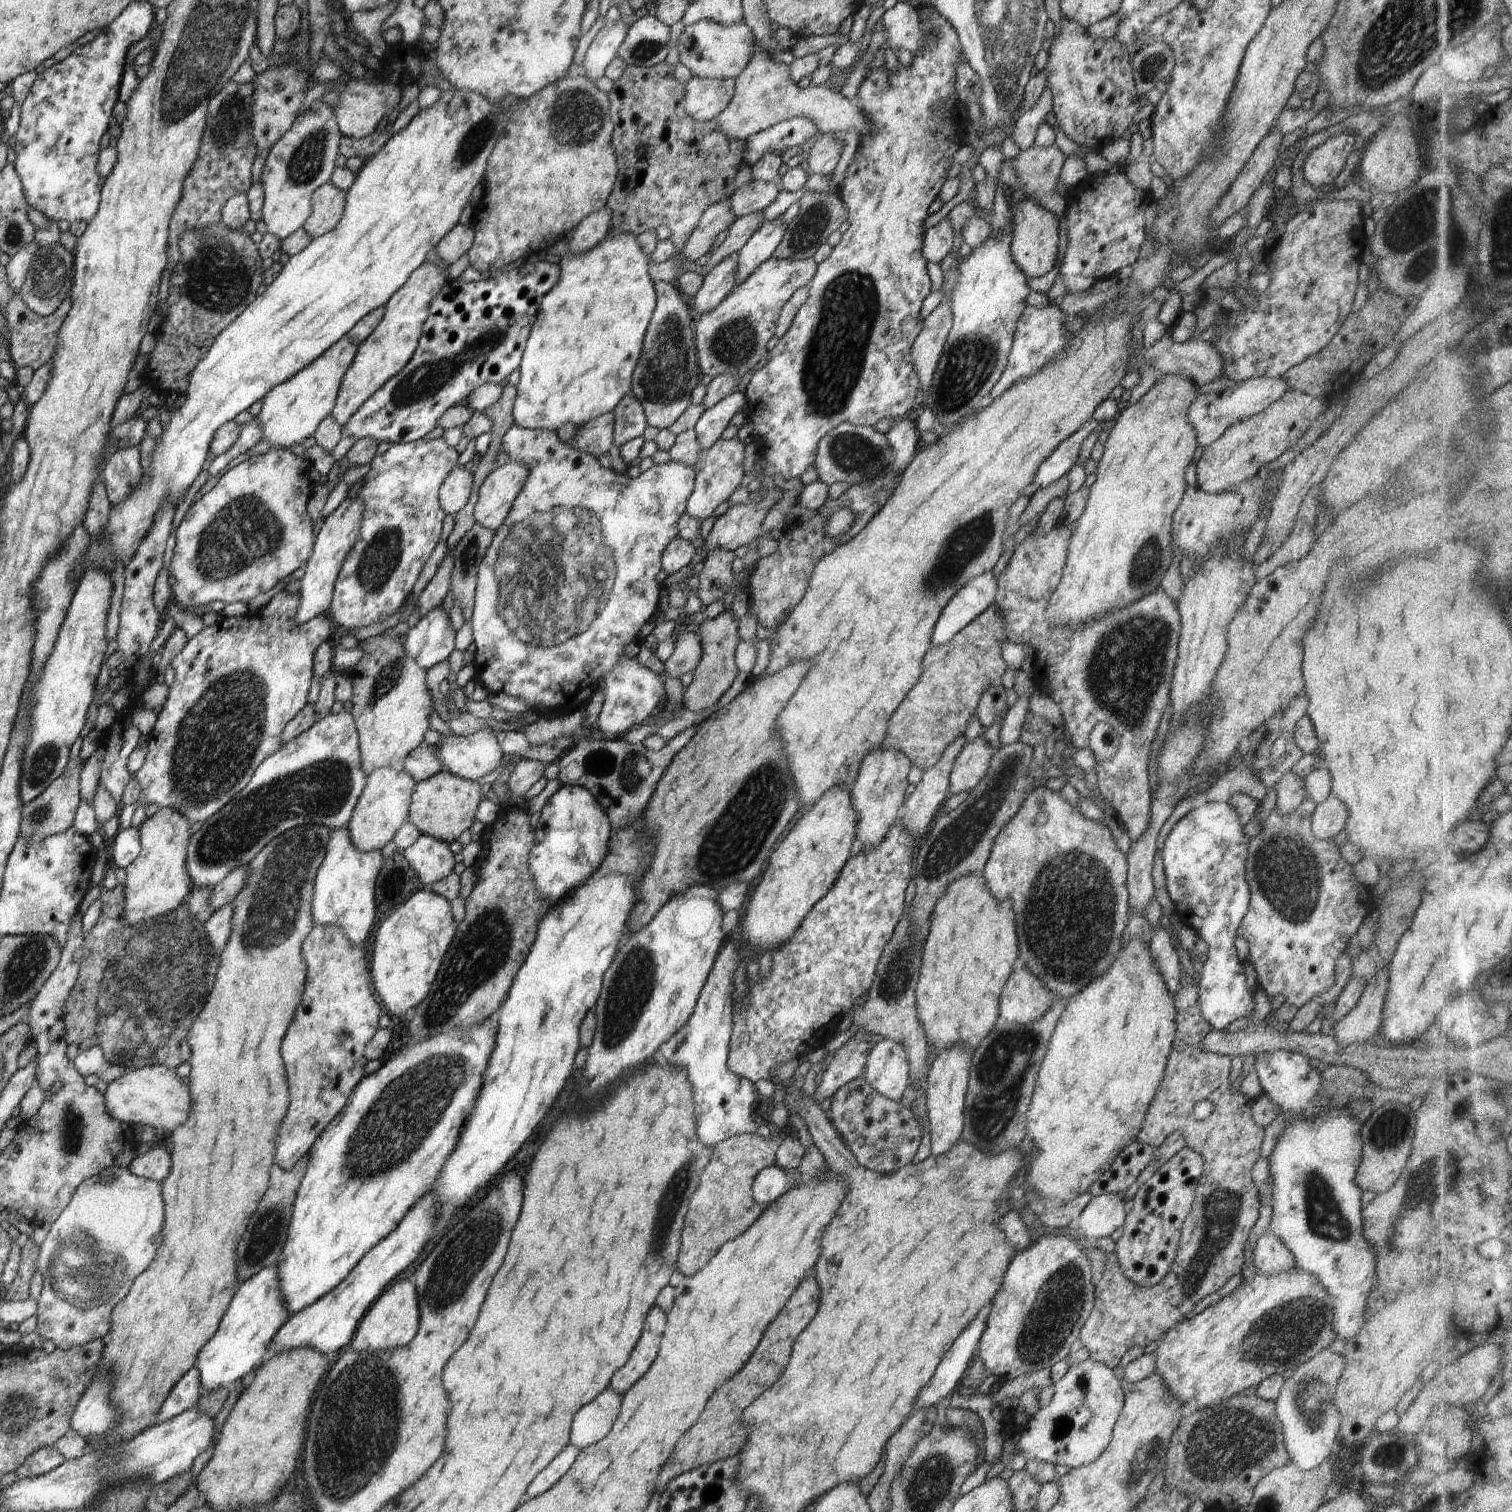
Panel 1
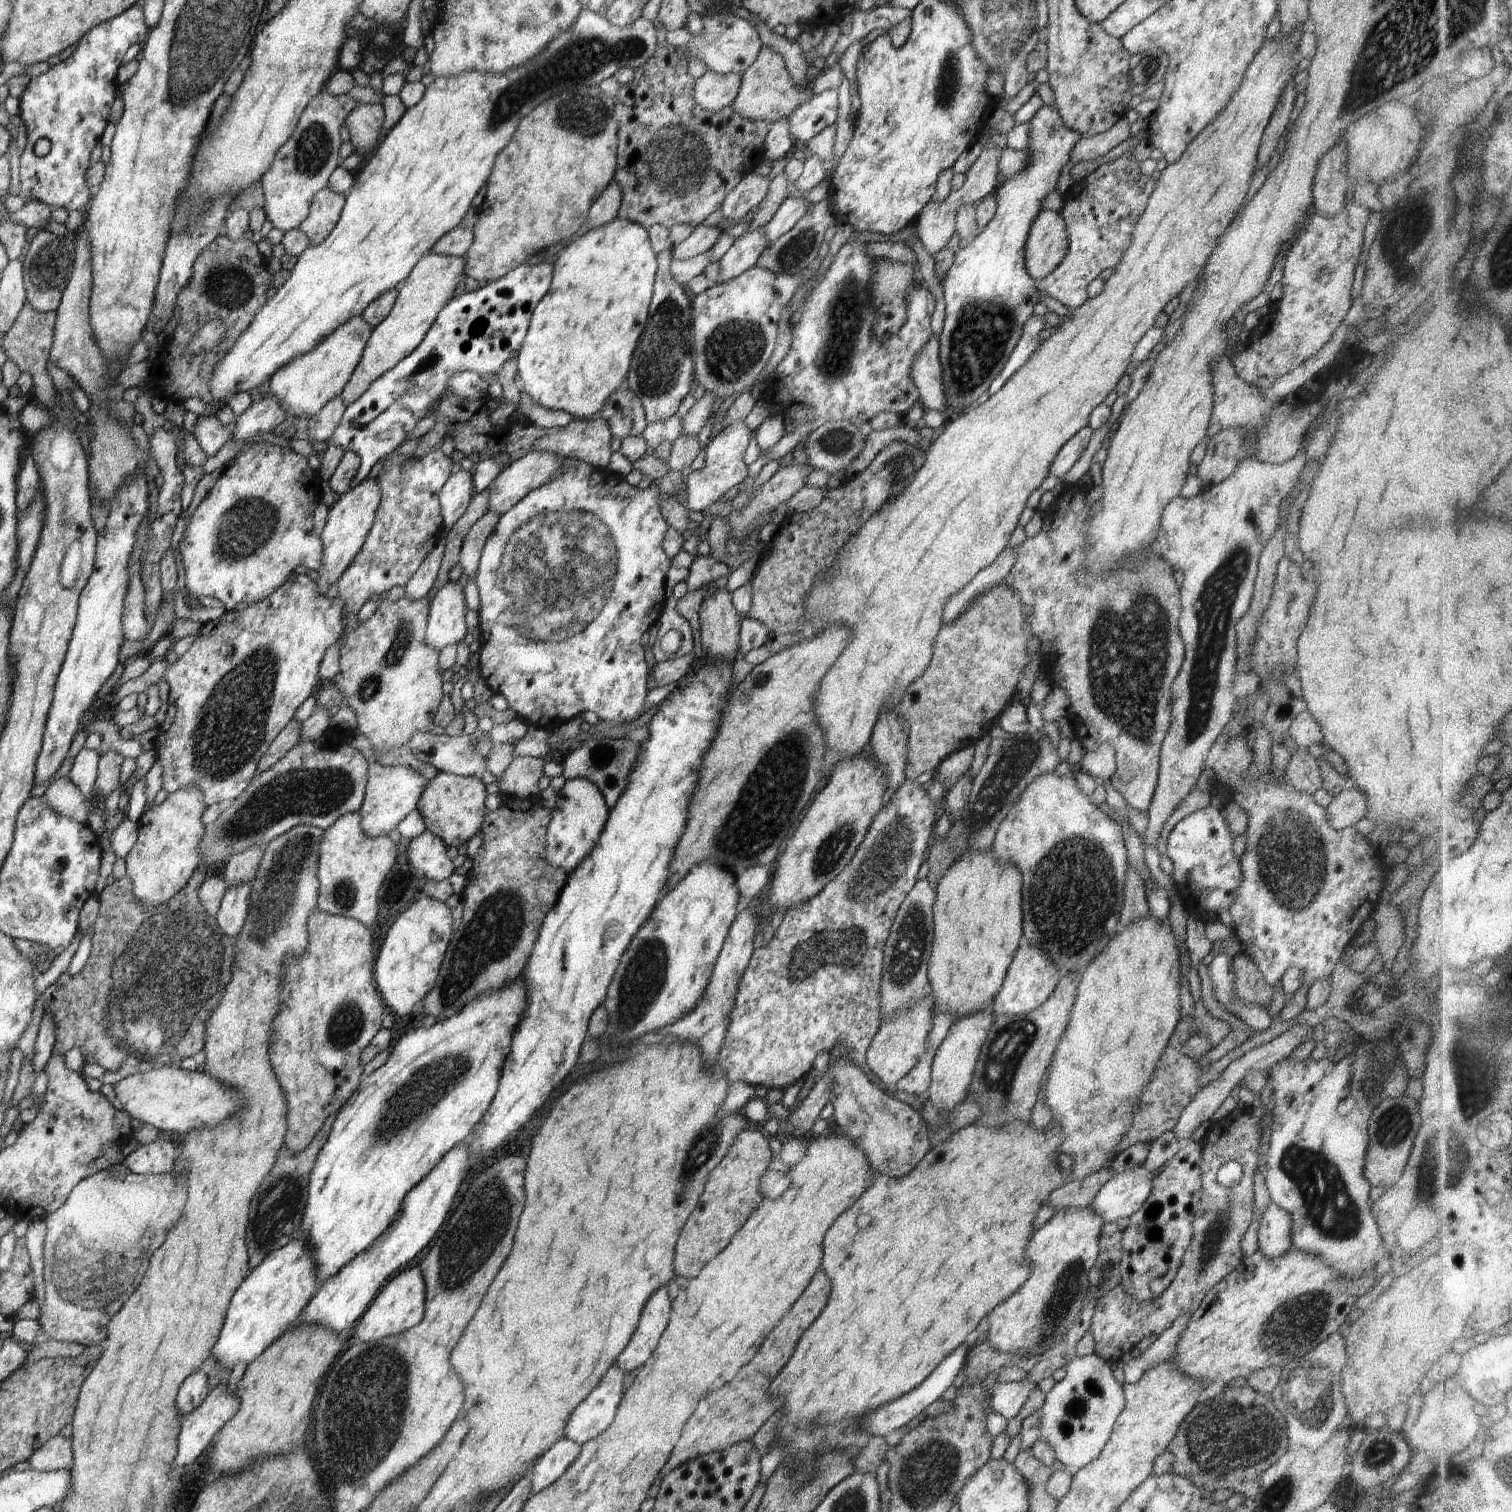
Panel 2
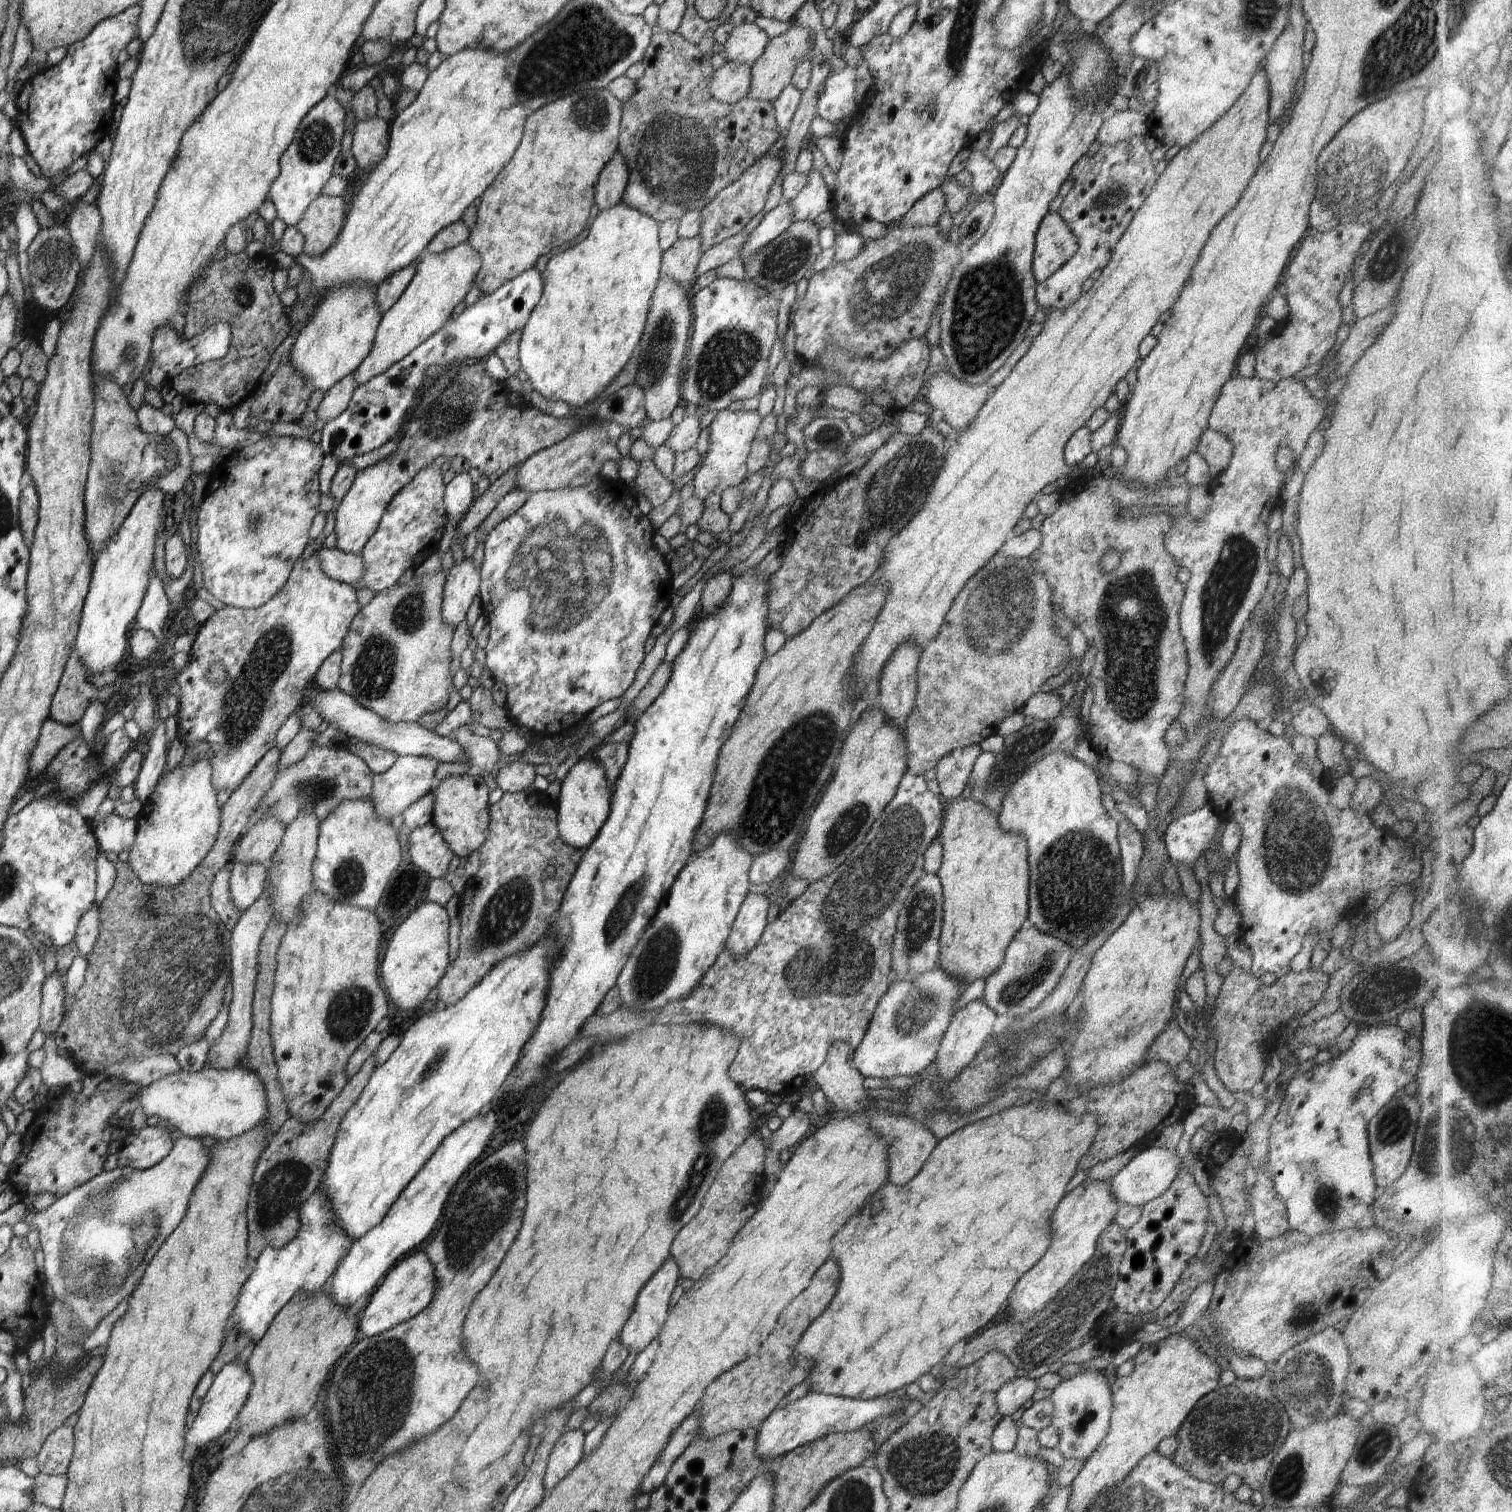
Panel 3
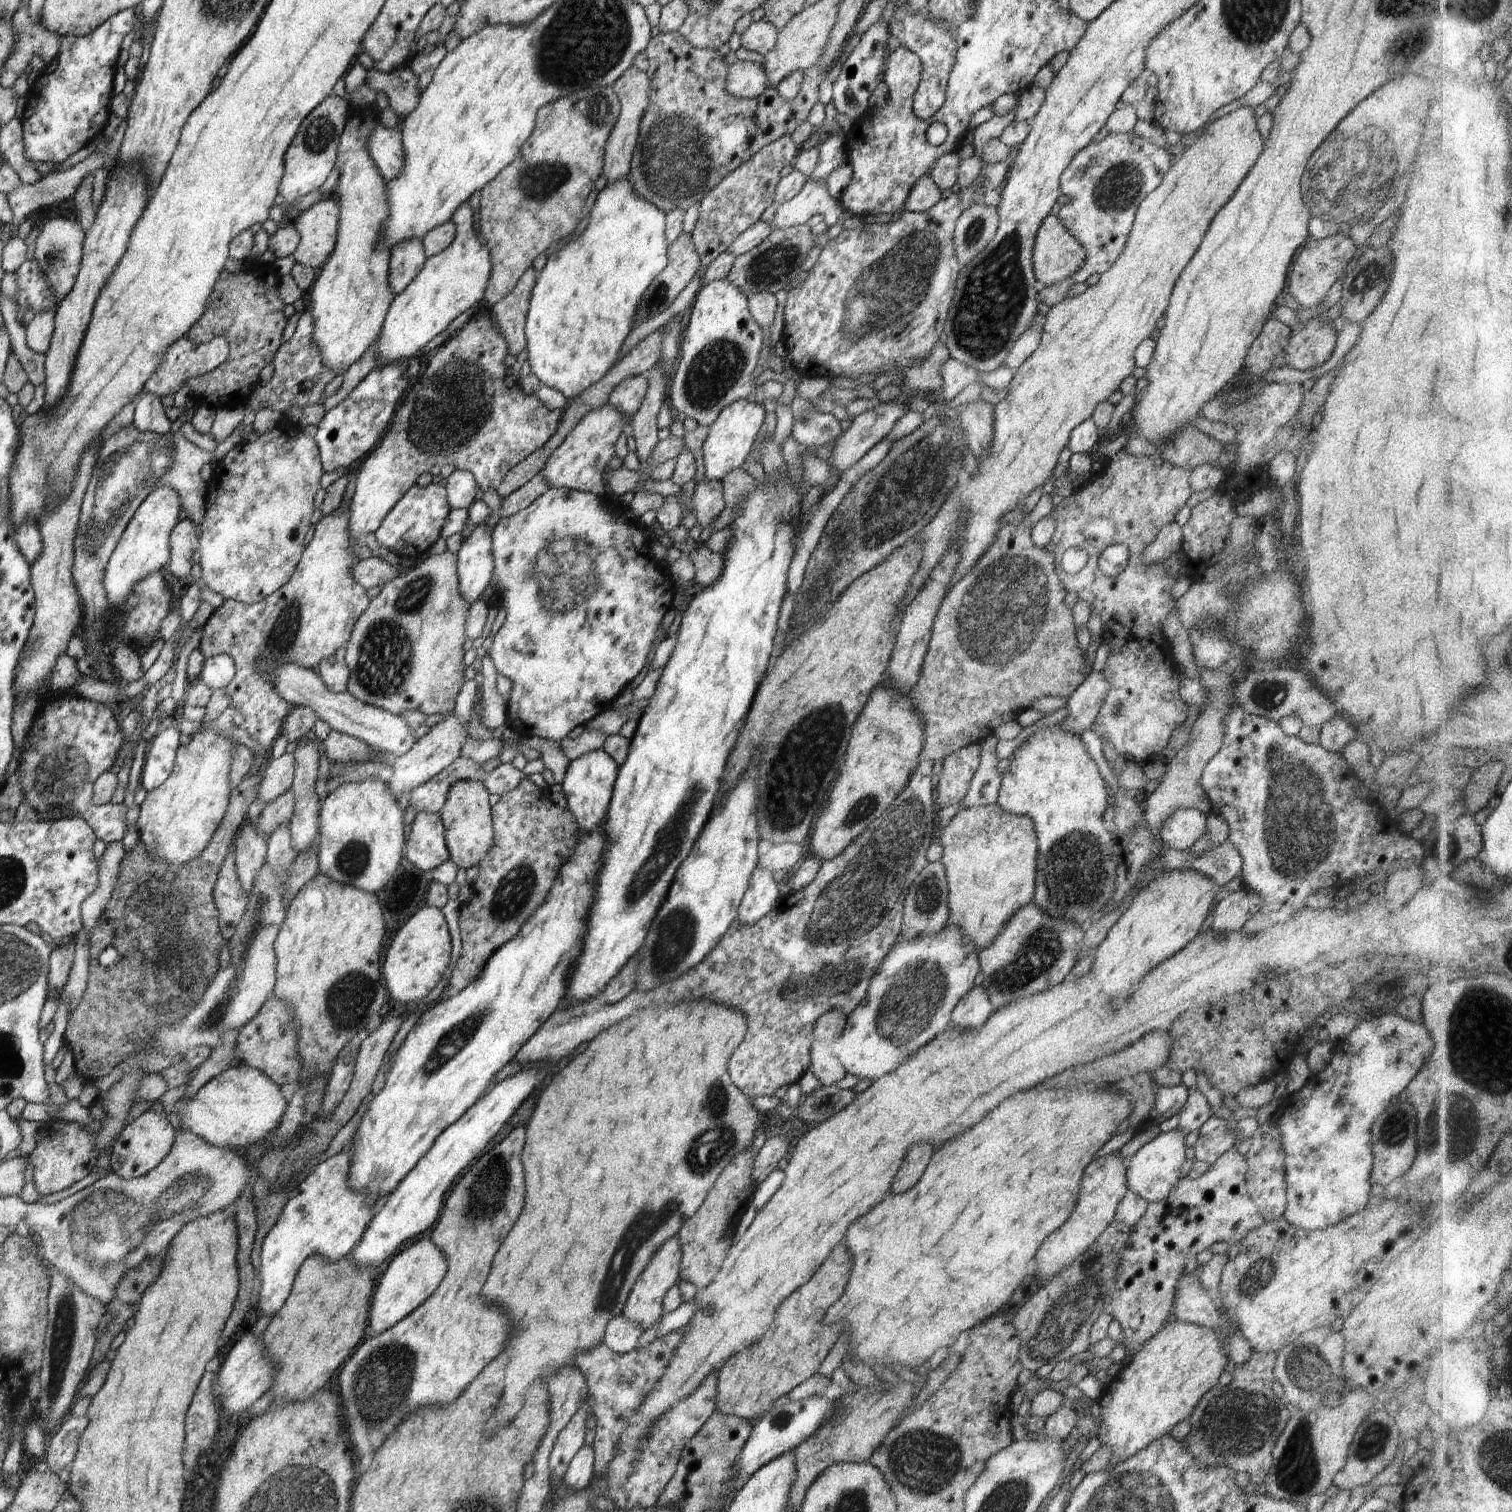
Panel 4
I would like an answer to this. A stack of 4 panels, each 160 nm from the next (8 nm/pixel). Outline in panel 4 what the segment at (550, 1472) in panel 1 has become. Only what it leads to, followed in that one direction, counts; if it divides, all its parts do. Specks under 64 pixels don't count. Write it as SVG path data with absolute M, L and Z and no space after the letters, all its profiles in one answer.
M588 1398L574 1413L570 1422L558 1433L550 1458L549 1467L552 1480L563 1478L568 1470L568 1464L576 1453L584 1446L586 1420L590 1418L591 1410Z

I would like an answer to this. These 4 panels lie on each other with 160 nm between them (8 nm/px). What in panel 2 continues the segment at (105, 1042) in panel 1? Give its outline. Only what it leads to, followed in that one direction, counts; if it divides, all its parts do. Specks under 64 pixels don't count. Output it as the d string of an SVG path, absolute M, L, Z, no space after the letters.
M205 862L199 863L197 869L193 872L190 880L180 892L177 892L170 900L154 905L146 906L144 903L136 900L133 893L132 881L127 877L116 879L113 884L106 885L99 896L99 915L93 924L93 932L91 938L91 953L88 962L84 966L83 971L76 976L70 976L67 972L62 973L60 977L42 993L45 1000L45 1007L48 1008L50 1014L53 1013L56 1025L56 1040L54 1052L62 1055L71 1048L80 1048L85 1063L96 1063L106 1069L116 1071L121 1064L130 1055L133 1057L152 1062L156 1066L180 1066L185 1058L192 1057L196 1052L200 1052L205 1048L204 1044L204 1024L208 1020L208 1016L212 1014L212 1010L216 1010L216 1006L220 1004L222 992L226 988L226 984L230 982L230 970L232 970L232 958L235 955L236 939L229 937L216 922L215 917L211 917L200 902L198 893L205 878L209 876Z

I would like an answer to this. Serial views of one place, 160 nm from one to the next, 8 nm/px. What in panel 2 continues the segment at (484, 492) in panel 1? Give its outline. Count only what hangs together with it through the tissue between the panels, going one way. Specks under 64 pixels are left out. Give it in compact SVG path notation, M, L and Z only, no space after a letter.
M528 451L519 459L516 459L509 467L500 471L497 477L490 483L489 510L490 513L500 513L501 516L508 512L515 504L518 504L529 492L536 491L547 482L550 482L559 474L566 457L550 451Z

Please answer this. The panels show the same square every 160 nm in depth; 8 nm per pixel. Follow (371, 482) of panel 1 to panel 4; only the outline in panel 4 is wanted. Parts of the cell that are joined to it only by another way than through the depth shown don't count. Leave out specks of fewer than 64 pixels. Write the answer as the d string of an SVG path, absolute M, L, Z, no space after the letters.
M431 483L426 488L421 488L415 484L384 517L378 530L375 530L376 540L382 549L391 550L400 558L404 556L417 560L424 548L432 546L440 538L444 519L450 509L445 486Z

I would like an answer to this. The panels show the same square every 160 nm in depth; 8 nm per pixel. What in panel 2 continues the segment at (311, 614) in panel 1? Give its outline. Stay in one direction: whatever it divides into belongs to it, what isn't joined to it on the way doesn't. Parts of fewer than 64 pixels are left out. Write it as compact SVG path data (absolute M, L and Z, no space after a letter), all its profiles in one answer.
M366 478L329 507L327 522L320 535L323 542L323 561L318 571L320 578L316 582L319 593L326 595L330 585L337 582L341 574L352 564L354 557L362 550L380 501L381 488L376 478Z

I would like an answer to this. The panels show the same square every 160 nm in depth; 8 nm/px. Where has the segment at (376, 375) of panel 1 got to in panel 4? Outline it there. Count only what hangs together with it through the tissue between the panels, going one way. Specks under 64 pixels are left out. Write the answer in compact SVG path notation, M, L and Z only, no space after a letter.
M468 201L458 206L450 217L456 234L447 249L427 257L422 270L410 284L394 297L385 316L377 342L377 364L396 364L419 356L419 350L434 336L444 332L462 312L474 304L485 303L484 293L492 274L488 247L480 242L473 228L475 212Z

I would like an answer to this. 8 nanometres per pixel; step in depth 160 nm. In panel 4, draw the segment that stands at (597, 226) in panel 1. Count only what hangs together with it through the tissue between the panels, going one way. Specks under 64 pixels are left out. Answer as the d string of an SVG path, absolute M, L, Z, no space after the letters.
M631 66L612 85L614 92L619 96L621 109L616 124L605 142L602 173L605 174L607 184L621 178L627 178L627 174L630 172L632 153L639 135L641 118L649 103L649 84L650 79L647 77L647 74Z

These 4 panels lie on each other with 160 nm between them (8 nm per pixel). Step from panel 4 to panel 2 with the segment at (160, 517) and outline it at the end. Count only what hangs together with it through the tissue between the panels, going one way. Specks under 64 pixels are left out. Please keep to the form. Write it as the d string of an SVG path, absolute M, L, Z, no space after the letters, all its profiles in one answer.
M142 473L136 476L132 483L123 485L116 492L116 496L109 504L109 515L107 516L104 528L97 534L96 556L93 564L92 574L82 589L79 596L77 608L77 621L74 625L73 635L62 663L57 681L55 682L53 701L50 712L48 713L45 731L43 732L43 743L40 754L36 761L35 784L42 784L52 778L56 771L62 766L62 762L67 757L70 744L74 740L74 735L79 732L80 723L84 712L90 708L94 698L105 685L108 678L119 662L119 652L125 638L122 634L122 617L125 605L125 598L128 592L129 583L129 562L130 557L139 537L139 526L149 512L149 492L148 483Z

